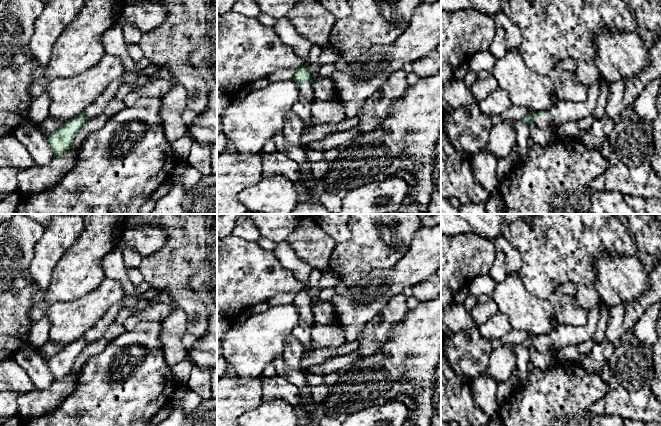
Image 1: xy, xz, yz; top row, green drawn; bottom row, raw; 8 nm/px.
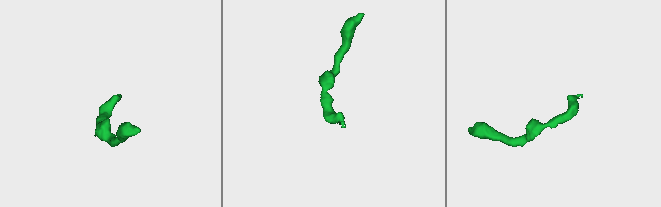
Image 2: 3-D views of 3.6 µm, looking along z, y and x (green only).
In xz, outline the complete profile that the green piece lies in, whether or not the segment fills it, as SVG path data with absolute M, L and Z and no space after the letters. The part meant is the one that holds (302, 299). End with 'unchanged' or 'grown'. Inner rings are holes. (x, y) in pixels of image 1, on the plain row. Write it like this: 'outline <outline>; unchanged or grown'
outline M302 290L295 294L292 304L296 306L300 316L298 324L292 330L292 335L302 343L304 352L309 353L313 351L311 346L311 331L315 325L311 310L311 298L307 292Z; grown

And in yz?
outline M600 301L597 306L588 311L588 322L583 327L560 325L548 335L535 337L523 341L521 344L529 351L532 348L535 348L542 352L556 355L562 347L568 345L578 345L582 342L590 340L596 332L599 314L603 305L604 303Z; grown

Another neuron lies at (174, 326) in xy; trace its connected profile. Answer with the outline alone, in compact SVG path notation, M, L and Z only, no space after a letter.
M173 307L168 316L161 322L160 341L164 357L170 367L175 366L187 356L182 342L182 337L187 331L187 324L187 315L178 307Z

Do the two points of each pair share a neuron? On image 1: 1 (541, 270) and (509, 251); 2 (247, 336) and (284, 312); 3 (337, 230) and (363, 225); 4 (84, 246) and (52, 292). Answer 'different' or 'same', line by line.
1: different
2: same
3: different
4: same

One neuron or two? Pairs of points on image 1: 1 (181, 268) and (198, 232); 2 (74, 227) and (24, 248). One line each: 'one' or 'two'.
1: one
2: two

